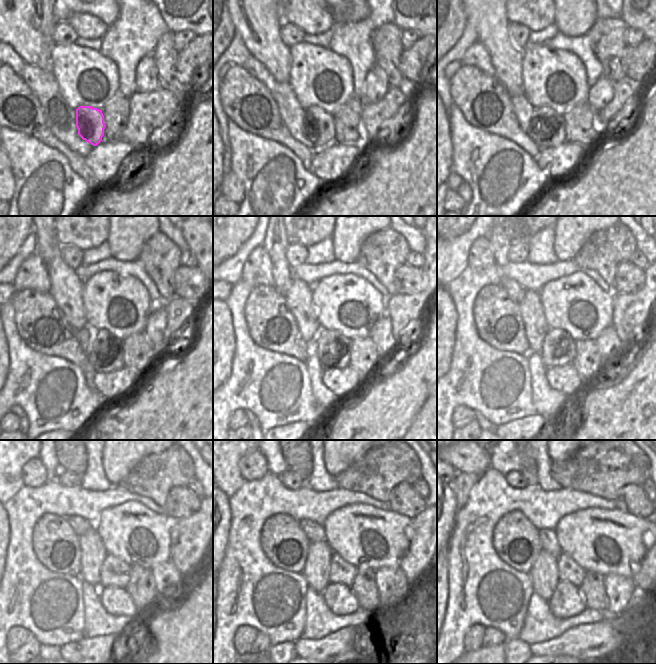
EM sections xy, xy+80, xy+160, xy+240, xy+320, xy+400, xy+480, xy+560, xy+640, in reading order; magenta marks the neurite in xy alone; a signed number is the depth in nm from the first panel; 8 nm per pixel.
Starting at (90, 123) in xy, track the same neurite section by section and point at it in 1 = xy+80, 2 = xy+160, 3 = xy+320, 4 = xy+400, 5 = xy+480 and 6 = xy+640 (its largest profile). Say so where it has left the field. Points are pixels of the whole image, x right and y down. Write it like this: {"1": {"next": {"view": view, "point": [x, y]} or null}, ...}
{"1": {"next": {"view": "xy+80", "point": [320, 124]}}, "2": {"next": {"view": "xy+160", "point": [553, 124]}}, "3": {"next": {"view": "xy+320", "point": [332, 348]}}, "4": {"next": {"view": "xy+400", "point": [558, 348]}}, "5": {"next": {"view": "xy+480", "point": [113, 572]}}, "6": {"next": {"view": "xy+640", "point": [568, 570]}}}

